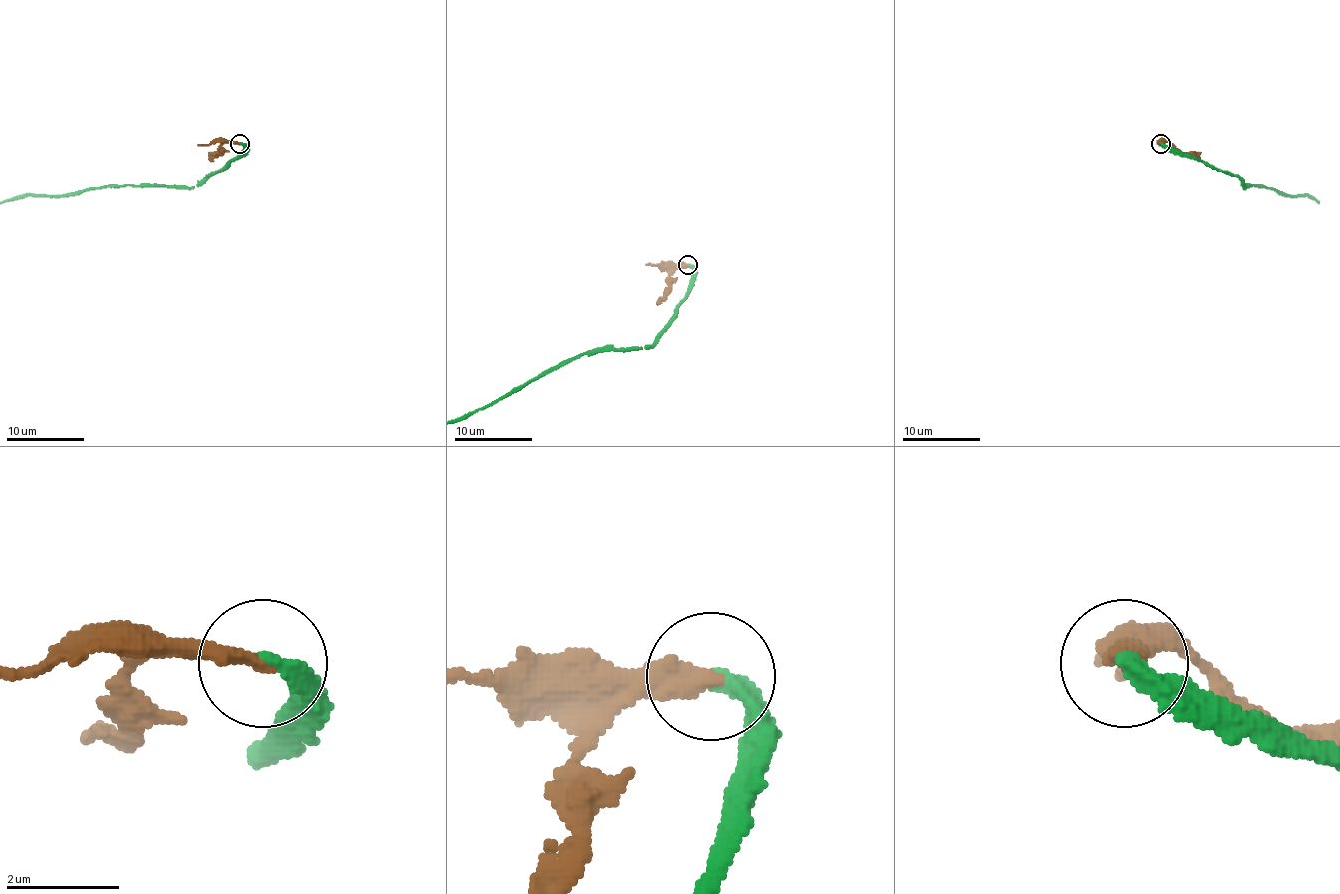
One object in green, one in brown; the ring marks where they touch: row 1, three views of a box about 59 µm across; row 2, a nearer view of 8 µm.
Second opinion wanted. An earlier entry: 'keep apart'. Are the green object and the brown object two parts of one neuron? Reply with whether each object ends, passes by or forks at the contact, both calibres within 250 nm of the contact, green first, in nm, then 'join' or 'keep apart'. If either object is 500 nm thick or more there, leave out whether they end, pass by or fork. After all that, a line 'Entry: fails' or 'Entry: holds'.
green ends there; brown ends there; 320 nm thick on the green side, 360 nm on the other; keep apart
Entry: holds

